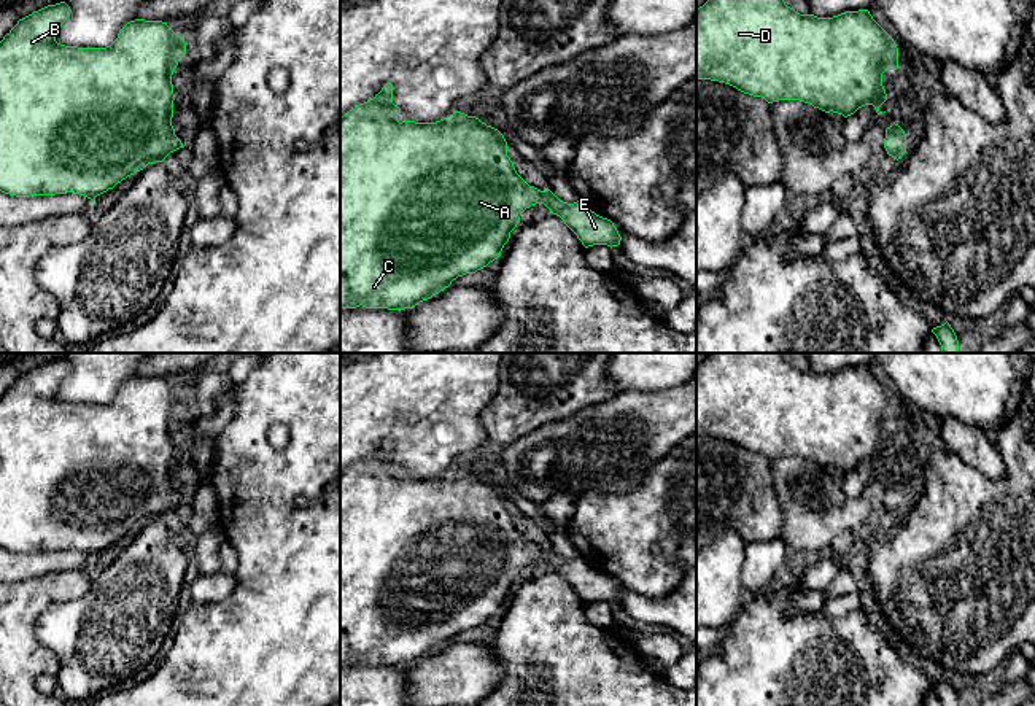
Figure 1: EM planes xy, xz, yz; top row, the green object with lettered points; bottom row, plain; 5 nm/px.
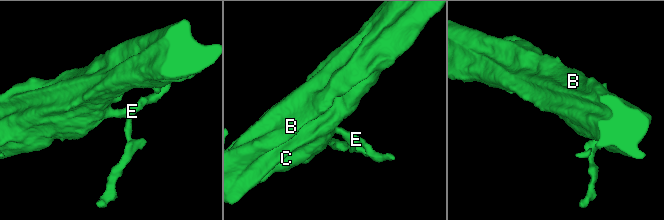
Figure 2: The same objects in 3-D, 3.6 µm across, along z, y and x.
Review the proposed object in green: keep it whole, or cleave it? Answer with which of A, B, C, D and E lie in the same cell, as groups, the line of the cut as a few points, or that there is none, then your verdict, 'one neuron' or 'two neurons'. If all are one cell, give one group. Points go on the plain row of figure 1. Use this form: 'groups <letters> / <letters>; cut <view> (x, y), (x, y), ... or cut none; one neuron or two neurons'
groups A B C D E; cut none; one neuron

